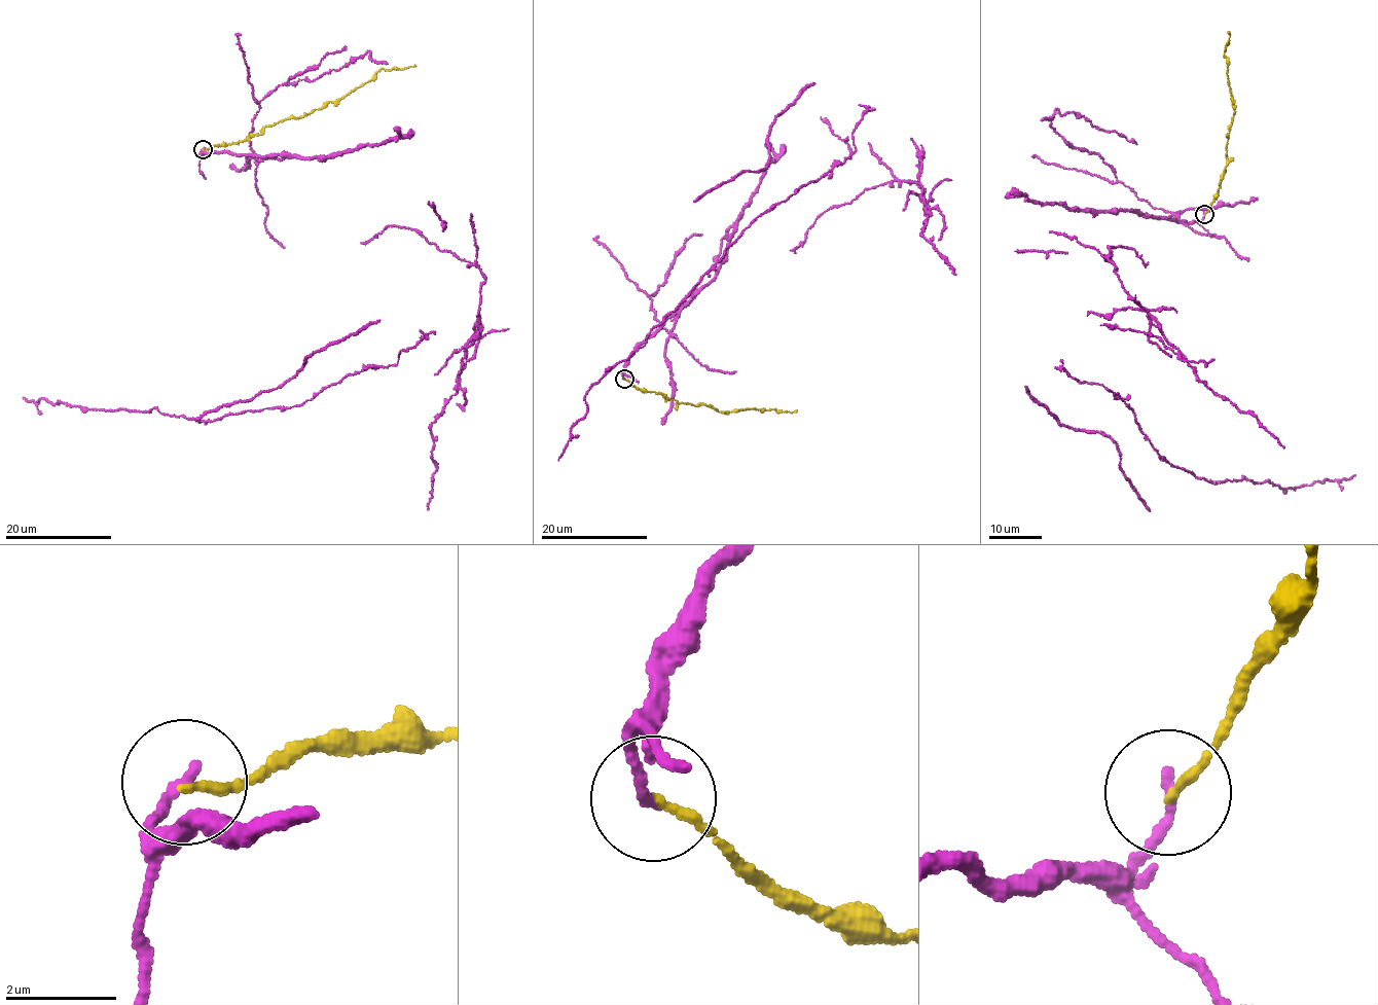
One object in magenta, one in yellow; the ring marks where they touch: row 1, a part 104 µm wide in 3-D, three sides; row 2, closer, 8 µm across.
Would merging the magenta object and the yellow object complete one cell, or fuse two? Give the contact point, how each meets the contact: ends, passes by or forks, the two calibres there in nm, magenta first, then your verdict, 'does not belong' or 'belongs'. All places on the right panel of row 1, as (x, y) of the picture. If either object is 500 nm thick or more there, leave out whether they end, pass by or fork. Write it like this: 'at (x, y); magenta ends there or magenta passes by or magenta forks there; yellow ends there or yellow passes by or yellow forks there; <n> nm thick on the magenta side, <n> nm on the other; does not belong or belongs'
at (1204, 214); magenta ends there; yellow ends there; 170 nm thick on the magenta side, 150 nm on the other; does not belong

